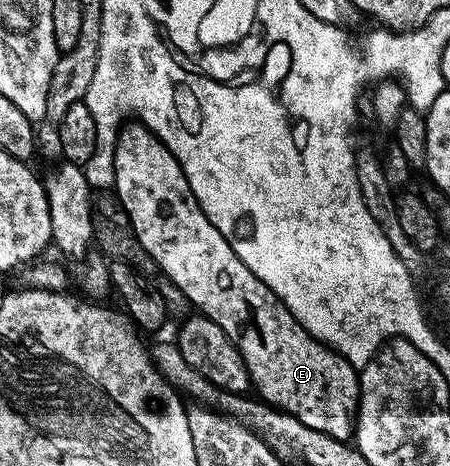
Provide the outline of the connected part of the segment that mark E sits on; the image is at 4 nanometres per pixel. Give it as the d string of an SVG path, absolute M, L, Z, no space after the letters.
M131 121L120 130L113 152L115 165L114 194L123 202L123 208L133 221L133 229L141 245L157 261L159 268L185 293L196 312L208 315L233 341L239 356L245 361L247 372L256 391L271 406L281 411L288 411L297 421L329 433L344 441L353 435L353 420L359 406L359 378L351 362L326 343L313 338L300 323L289 313L284 305L269 288L233 253L229 241L221 237L219 230L212 225L209 217L199 207L189 189L189 181L171 150L159 140L150 129L138 121Z

